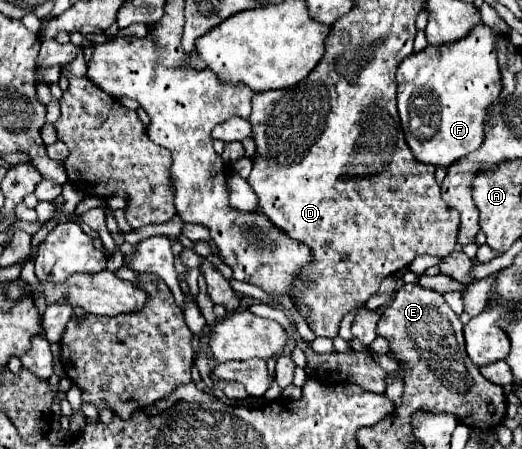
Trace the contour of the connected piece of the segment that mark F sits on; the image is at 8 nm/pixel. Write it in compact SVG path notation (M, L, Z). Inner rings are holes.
M480 24L464 40L452 46L426 46L400 64L396 76L398 112L406 142L420 162L448 168L484 142L488 106L502 92L502 74L496 58L498 36L498 30Z

